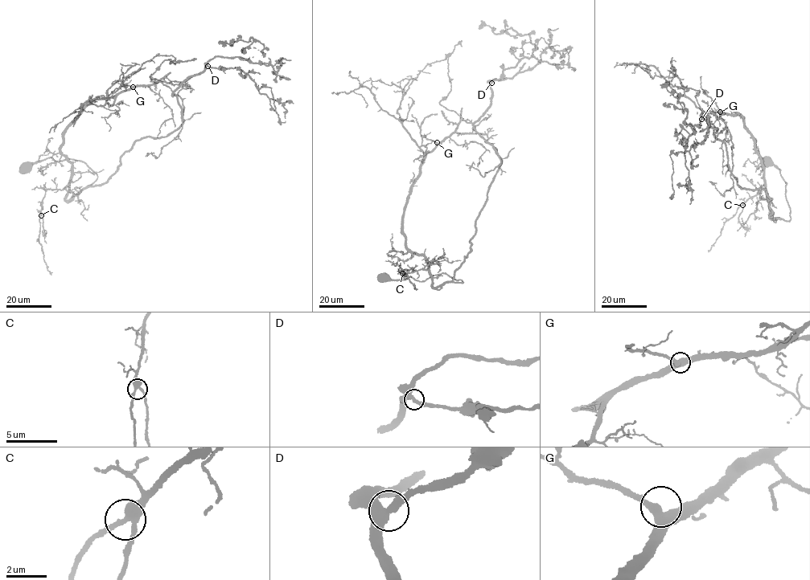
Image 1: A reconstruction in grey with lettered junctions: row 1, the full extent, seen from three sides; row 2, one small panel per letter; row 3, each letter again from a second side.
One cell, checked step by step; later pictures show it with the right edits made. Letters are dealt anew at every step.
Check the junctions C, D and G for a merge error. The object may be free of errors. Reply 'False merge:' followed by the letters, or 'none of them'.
False merge: none of them

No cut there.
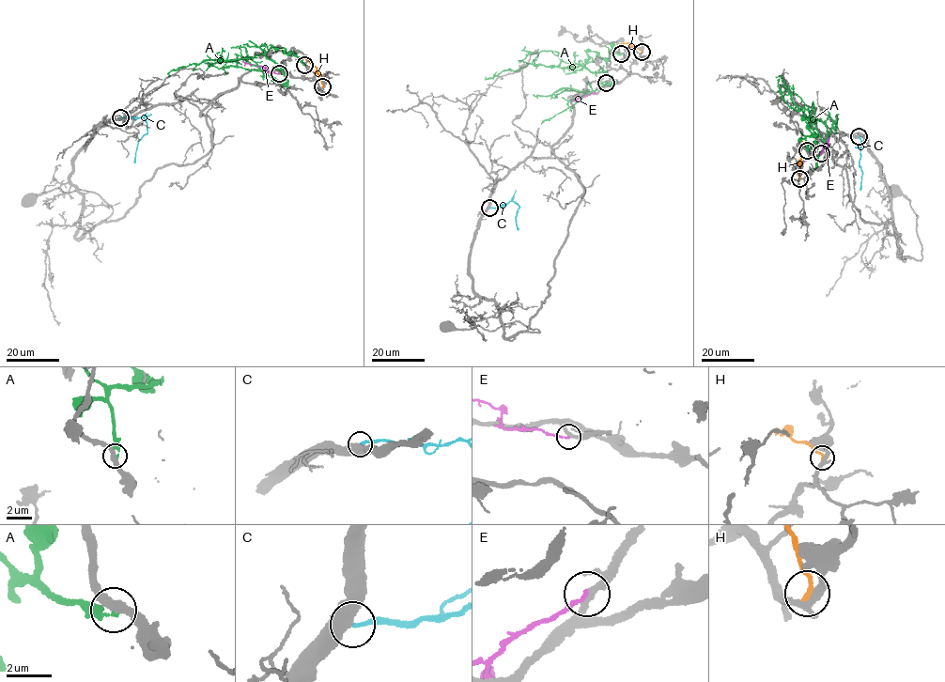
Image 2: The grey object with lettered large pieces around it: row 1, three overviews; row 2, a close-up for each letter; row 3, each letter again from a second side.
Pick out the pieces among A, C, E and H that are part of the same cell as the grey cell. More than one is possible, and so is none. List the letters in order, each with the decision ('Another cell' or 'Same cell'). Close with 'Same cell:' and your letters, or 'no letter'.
A: Another cell
C: Same cell
E: Another cell
H: Another cell
Same cell: C

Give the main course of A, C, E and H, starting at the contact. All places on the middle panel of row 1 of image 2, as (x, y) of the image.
A: (621, 54), (611, 51), (603, 60), (596, 52), (587, 52), (583, 67), (603, 71), (613, 81), (541, 124)
C: (489, 208), (503, 206), (510, 201), (519, 206), (516, 218), (518, 229)
E: (606, 83), (595, 93), (572, 100)
H: (642, 52), (623, 42), (615, 44)

